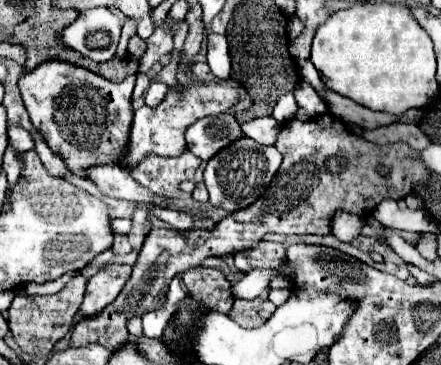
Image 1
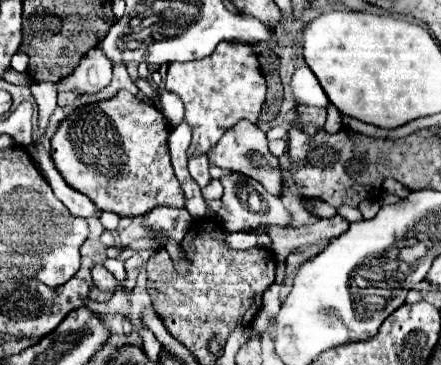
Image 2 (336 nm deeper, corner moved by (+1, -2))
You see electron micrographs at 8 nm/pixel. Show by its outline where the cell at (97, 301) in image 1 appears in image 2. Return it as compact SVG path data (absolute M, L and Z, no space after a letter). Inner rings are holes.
M95 264L91 268L91 276L93 276L93 284L103 290L103 292L115 292L115 286L117 286L117 280L115 276L101 264Z

